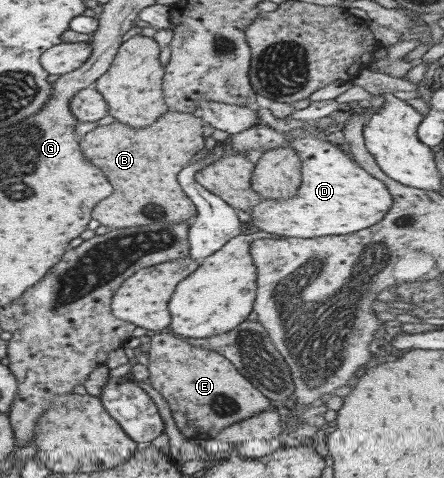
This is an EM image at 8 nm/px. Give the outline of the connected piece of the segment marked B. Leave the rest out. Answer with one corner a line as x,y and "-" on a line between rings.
168,110
163,112
153,124
145,128
139,128
139,130
137,128
133,130
133,128
127,128
127,126
121,126
121,124
113,122
113,124
107,124
107,126
97,126
81,136
79,138
79,150
83,152
83,156
93,166
97,166
103,172
103,176
107,176
109,184
113,186
111,196
103,198
93,208
91,218
110,229
131,228
153,224
154,222
158,222
158,224
165,222
175,224
185,222
189,224
196,215
196,208
189,197
181,192
175,176
187,164
187,160
203,148
205,140
201,133
201,125
201,118
196,114

